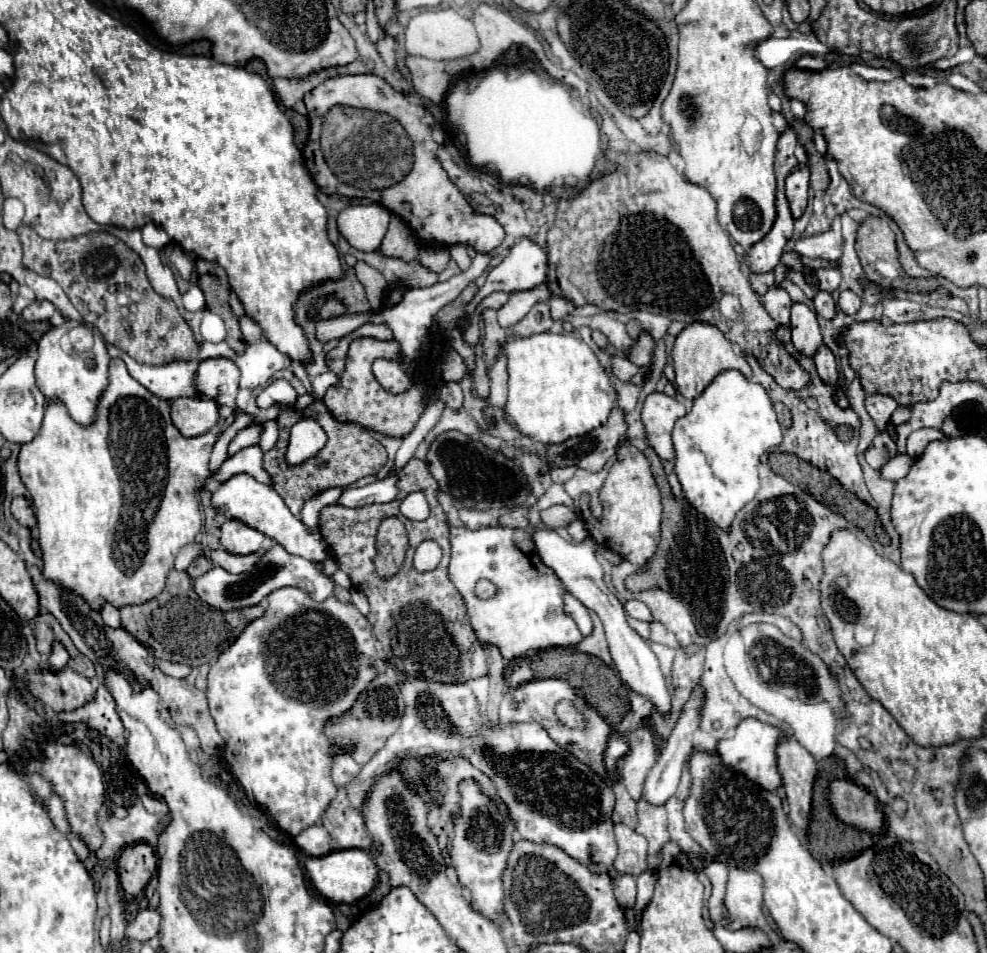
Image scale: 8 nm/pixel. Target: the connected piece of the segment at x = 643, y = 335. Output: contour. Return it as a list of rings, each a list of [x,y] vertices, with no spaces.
[[[641,331],[639,337],[633,341],[633,345],[629,347],[627,359],[637,367],[651,367],[653,351],[655,351],[655,339],[651,337],[649,331]]]

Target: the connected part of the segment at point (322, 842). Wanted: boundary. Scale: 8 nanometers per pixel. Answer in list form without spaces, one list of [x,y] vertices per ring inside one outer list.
[[[309,827],[305,831],[301,831],[297,837],[295,837],[295,843],[299,849],[303,849],[307,855],[311,857],[323,857],[331,851],[331,845],[329,845],[331,837],[329,837],[329,831],[325,827]]]

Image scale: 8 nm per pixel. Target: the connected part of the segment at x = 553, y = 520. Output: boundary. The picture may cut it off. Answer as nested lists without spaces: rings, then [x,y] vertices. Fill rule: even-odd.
[[[555,505],[555,507],[549,507],[549,509],[541,511],[541,519],[543,519],[545,527],[555,529],[555,527],[561,527],[561,525],[569,525],[575,519],[581,519],[581,515],[571,511],[571,509],[567,509],[567,507]]]

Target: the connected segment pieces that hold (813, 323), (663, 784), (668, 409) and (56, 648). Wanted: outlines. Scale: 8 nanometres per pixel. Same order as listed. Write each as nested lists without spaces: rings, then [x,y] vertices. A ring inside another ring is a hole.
[[[793,303],[791,307],[791,331],[791,341],[795,349],[805,357],[813,357],[823,345],[817,315],[815,311],[811,311],[811,307],[803,303]]]
[[[695,687],[691,691],[691,697],[689,701],[683,705],[681,709],[681,715],[679,715],[679,721],[667,741],[667,747],[663,749],[661,757],[657,759],[655,767],[649,771],[649,777],[645,779],[645,789],[643,789],[643,797],[653,803],[653,805],[663,805],[677,789],[679,785],[679,779],[681,779],[681,771],[683,771],[683,763],[685,759],[689,757],[691,749],[693,749],[693,733],[699,729],[699,723],[701,723],[701,713],[703,713],[703,703],[705,703],[705,689],[703,687]]]
[[[651,393],[641,411],[641,421],[647,433],[647,439],[651,447],[657,451],[661,461],[675,459],[675,449],[671,441],[671,429],[679,417],[683,417],[687,411],[685,407],[665,393]]]
[[[55,641],[53,647],[51,647],[51,653],[47,655],[47,661],[45,661],[43,669],[45,669],[45,671],[51,671],[51,673],[59,673],[59,671],[63,671],[63,669],[67,667],[69,657],[71,657],[71,655],[69,655],[69,651],[65,649],[65,645],[59,643],[59,641]]]

